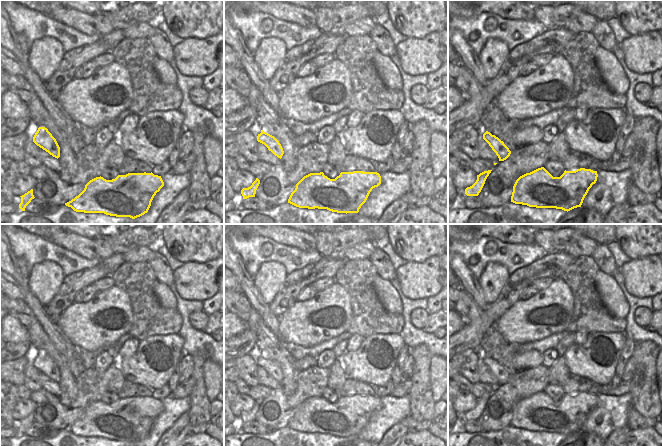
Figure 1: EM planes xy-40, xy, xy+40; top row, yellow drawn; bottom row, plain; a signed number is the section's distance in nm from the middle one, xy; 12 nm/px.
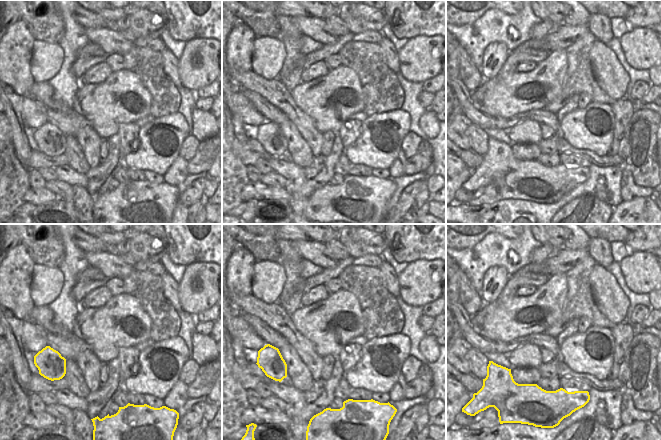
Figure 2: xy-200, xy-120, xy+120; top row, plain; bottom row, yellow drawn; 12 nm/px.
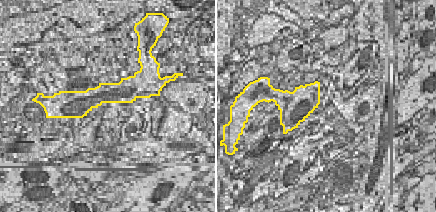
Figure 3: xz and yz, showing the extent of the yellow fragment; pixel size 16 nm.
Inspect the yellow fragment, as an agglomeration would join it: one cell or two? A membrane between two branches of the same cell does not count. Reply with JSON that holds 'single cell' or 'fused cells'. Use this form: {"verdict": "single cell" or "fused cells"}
{"verdict": "single cell"}

